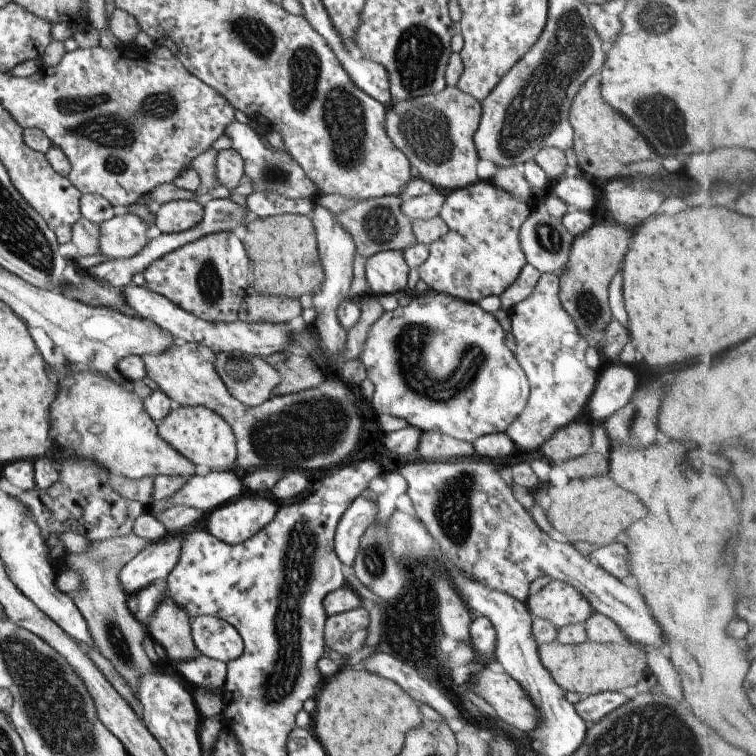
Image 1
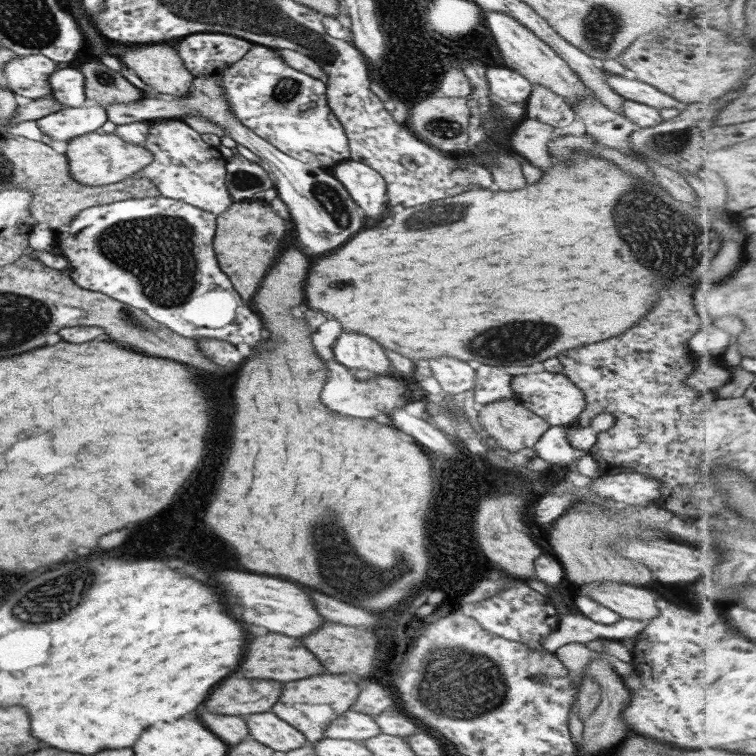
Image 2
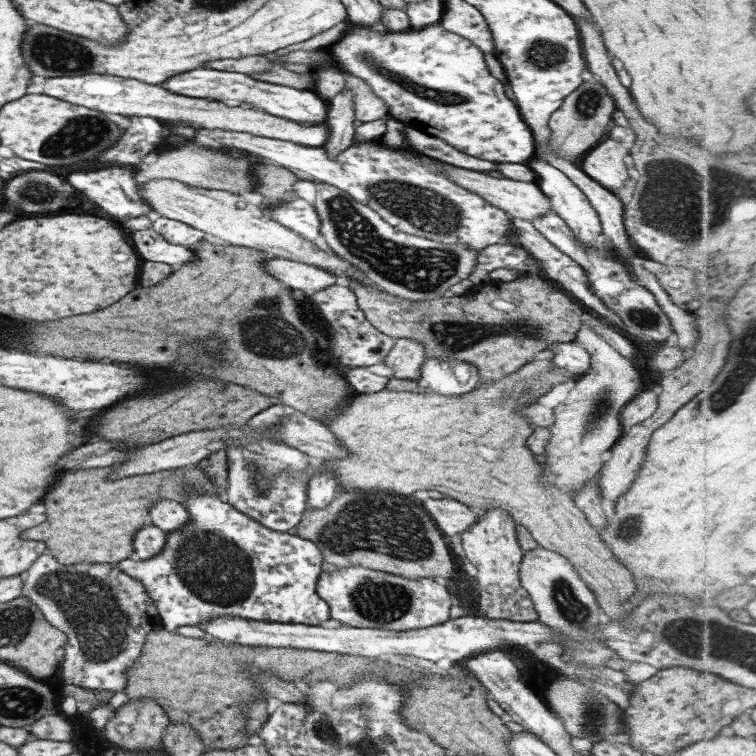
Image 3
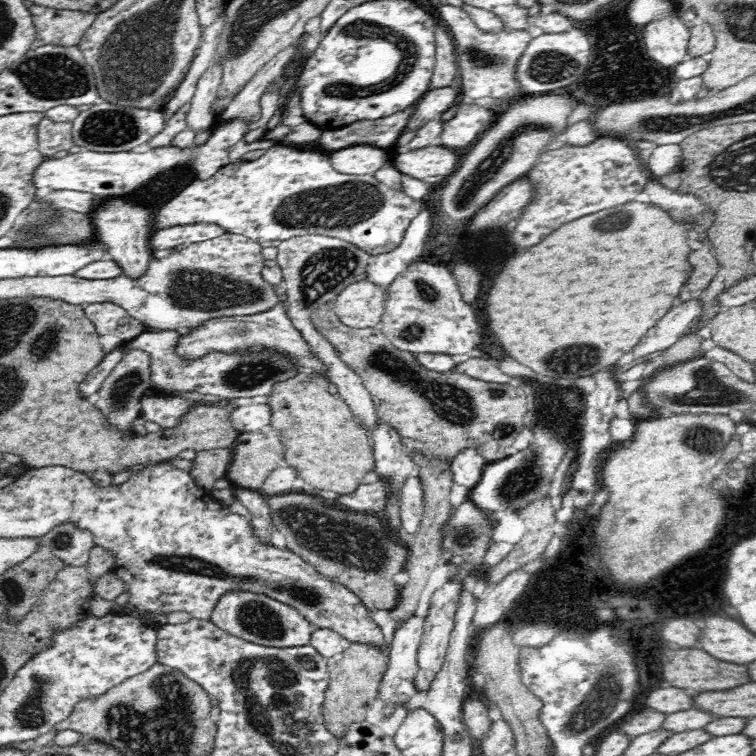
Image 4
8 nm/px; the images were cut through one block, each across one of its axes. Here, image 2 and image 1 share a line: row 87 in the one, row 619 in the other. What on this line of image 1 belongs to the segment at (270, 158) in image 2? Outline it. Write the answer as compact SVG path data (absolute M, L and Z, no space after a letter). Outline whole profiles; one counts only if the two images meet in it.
M200 615L191 619L191 636L197 650L214 660L229 663L244 652L241 634L222 618Z

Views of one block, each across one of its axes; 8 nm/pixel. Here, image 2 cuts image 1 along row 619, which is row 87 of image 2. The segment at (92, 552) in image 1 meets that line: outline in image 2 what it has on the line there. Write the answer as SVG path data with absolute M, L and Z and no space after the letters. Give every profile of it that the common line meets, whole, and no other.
M99 60L80 64L78 68L84 74L86 98L101 108L112 103L133 103L142 98L141 90L125 79L120 71L110 71Z

